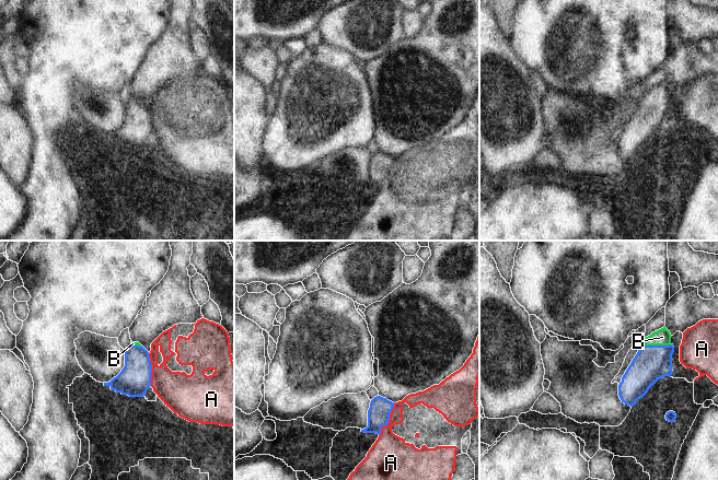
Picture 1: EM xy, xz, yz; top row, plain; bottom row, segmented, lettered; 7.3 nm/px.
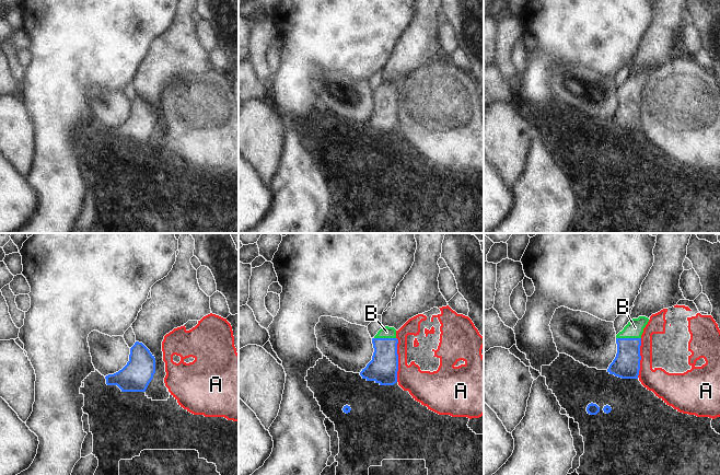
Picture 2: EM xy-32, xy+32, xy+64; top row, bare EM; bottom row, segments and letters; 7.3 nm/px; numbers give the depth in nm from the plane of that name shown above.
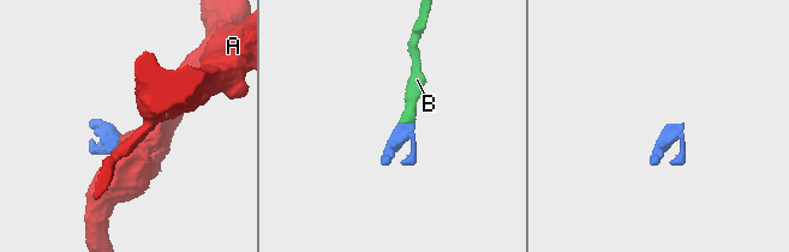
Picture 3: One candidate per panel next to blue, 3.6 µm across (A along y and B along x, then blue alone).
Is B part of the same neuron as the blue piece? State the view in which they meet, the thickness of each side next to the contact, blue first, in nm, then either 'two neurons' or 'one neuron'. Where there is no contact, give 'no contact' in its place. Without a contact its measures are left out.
contact in yz; calibres 260 and 130 nm; one neuron

